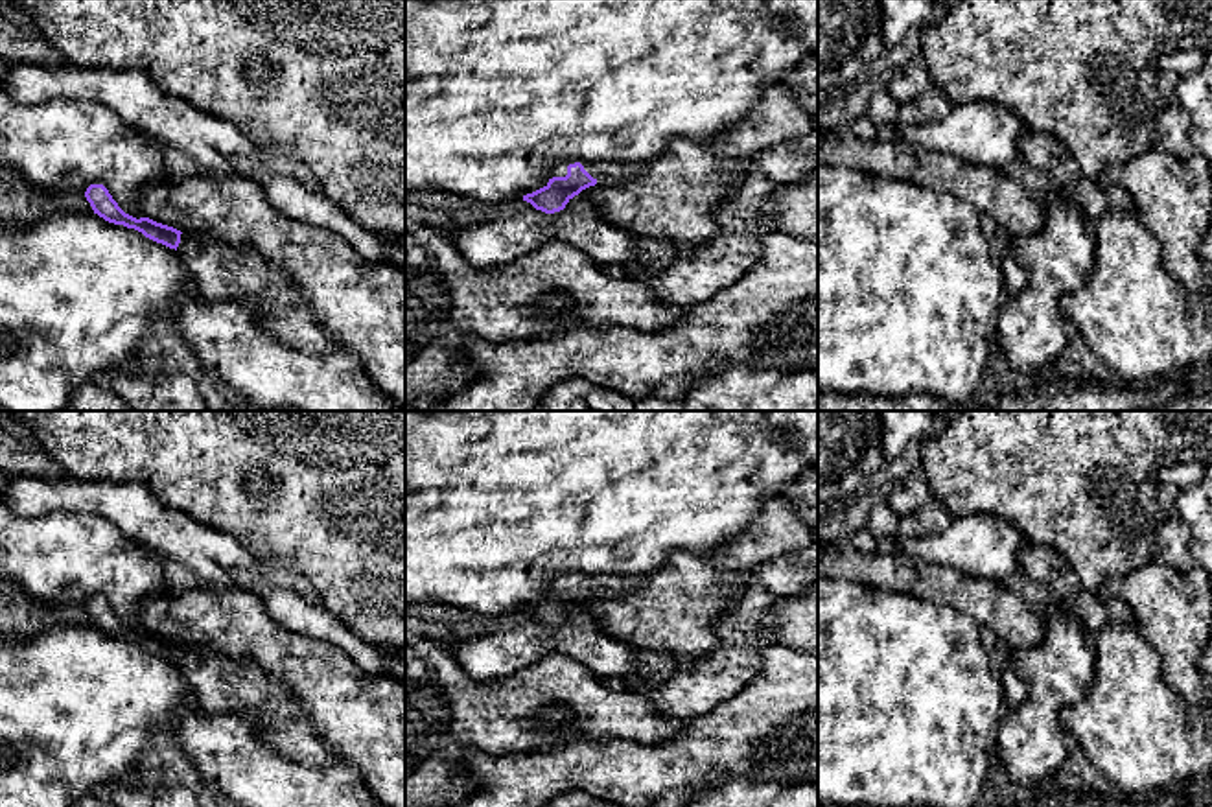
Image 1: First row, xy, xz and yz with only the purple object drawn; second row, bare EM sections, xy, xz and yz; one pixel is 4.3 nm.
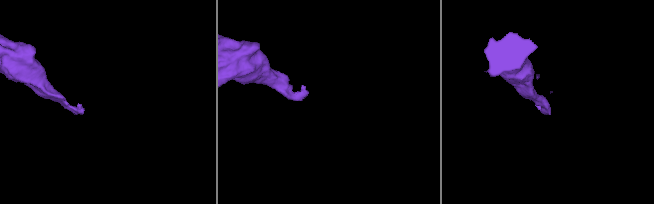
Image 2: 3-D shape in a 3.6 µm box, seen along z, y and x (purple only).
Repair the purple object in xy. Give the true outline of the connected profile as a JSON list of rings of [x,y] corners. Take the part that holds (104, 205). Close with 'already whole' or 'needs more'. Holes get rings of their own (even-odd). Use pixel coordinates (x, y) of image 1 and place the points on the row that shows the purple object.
[[[103,184],[85,192],[94,214],[109,223],[142,232],[146,238],[184,254],[192,289],[204,300],[251,306],[262,326],[289,348],[304,354],[348,350],[311,311],[309,300],[284,271],[251,247],[197,232],[181,232],[149,217],[125,214]]]; needs more

